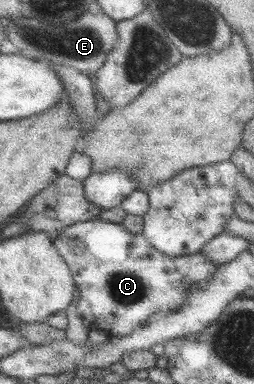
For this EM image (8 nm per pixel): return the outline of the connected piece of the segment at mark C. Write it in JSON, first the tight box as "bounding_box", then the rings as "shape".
{"bounding_box":[55,217,222,337],"shape":[[[100,217],[68,226],[55,243],[57,244],[58,251],[63,255],[63,258],[69,263],[70,269],[73,271],[75,283],[80,293],[79,304],[77,305],[78,311],[84,315],[89,330],[100,329],[110,335],[114,334],[121,337],[132,335],[139,327],[146,325],[155,313],[173,313],[173,311],[179,311],[181,307],[185,307],[185,303],[187,303],[191,291],[193,291],[195,287],[207,287],[211,279],[215,276],[215,273],[217,273],[222,266],[213,262],[204,252],[180,257],[166,255],[166,252],[160,251],[157,247],[154,247],[154,244],[150,243],[150,240],[142,232],[135,234],[127,227],[124,227],[124,224],[106,221]]]}

